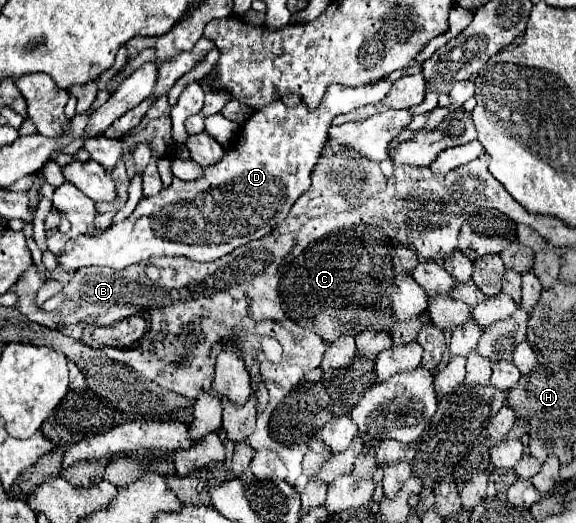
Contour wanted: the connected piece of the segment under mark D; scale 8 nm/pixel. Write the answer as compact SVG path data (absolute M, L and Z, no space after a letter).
M384 80L358 88L332 84L328 86L320 106L312 112L304 108L304 102L300 102L294 108L288 108L282 100L276 100L276 104L268 104L268 108L260 108L260 112L254 112L240 128L240 140L234 142L232 152L226 152L224 158L216 162L212 168L202 168L204 172L202 178L186 182L174 176L168 188L162 188L160 194L156 196L142 196L140 204L128 218L110 226L100 236L84 234L78 236L76 240L70 240L66 248L56 256L58 258L56 268L74 272L82 266L94 264L94 266L110 266L114 270L120 270L136 262L150 260L154 256L186 256L196 262L212 262L250 240L262 238L288 216L294 202L310 188L310 174L328 140L328 128L332 126L332 120L338 114L352 112L364 104L382 100L388 94L388 90L390 90L390 82Z

